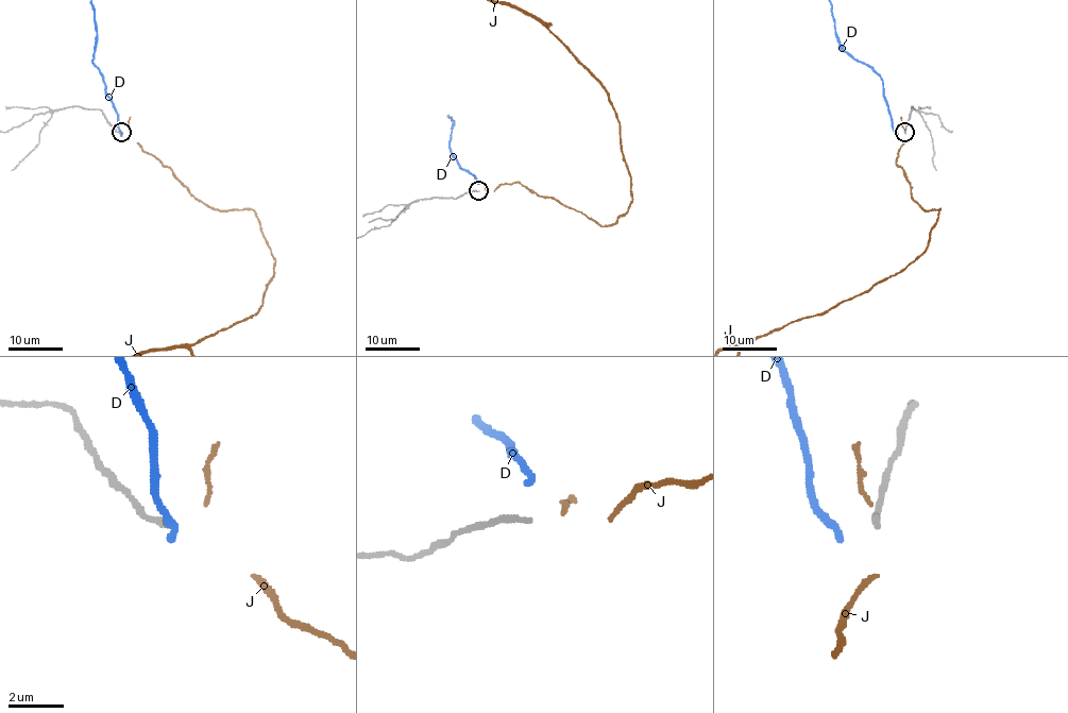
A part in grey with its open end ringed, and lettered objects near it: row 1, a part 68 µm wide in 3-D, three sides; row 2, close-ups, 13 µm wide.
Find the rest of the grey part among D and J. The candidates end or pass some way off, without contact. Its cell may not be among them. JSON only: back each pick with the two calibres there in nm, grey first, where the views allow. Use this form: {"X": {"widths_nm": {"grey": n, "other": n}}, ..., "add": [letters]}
{"J": {"widths_nm": {"grey": 220, "other": 130}}, "add": ["J"]}

